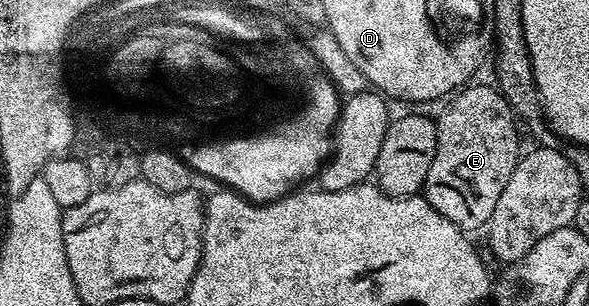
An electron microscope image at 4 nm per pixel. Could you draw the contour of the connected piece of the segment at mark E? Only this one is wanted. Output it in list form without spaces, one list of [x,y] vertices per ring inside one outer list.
[[[468,84],[460,88],[447,103],[443,114],[437,117],[437,147],[427,172],[425,196],[436,211],[460,229],[482,230],[493,215],[497,199],[521,156],[519,133],[515,130],[517,121],[510,103],[494,84]]]

